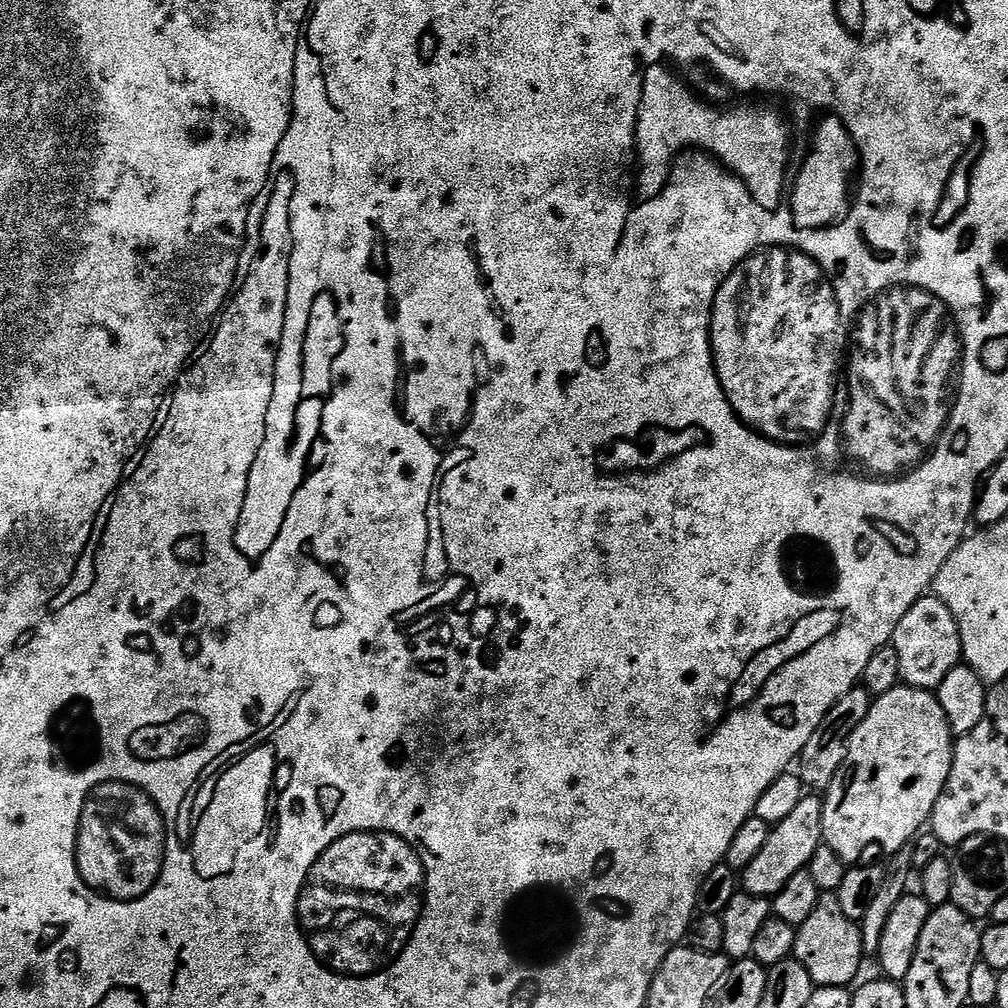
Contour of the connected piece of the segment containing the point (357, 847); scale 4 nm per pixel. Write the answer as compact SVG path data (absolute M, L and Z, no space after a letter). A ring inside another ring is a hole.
M355 832L338 838L312 867L300 896L298 919L312 953L337 976L375 976L387 969L412 937L424 906L424 864L402 838L389 832Z

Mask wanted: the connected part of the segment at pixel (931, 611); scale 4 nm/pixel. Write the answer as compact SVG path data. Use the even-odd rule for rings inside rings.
M934 594L921 596L910 610L906 610L902 622L898 622L894 630L890 646L898 654L901 681L909 688L925 690L939 688L964 655L958 622L954 622L954 614L950 614L950 610L946 610L944 603Z

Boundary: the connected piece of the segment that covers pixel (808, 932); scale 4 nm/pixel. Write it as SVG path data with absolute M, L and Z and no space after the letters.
M828 894L817 900L810 918L796 928L794 959L806 966L813 985L821 988L848 988L859 974L860 963L866 960L861 925L846 918L846 910L842 910L835 895Z

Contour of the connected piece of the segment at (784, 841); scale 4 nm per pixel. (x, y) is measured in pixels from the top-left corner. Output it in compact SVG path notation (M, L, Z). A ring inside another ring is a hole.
M805 794L796 809L782 818L769 831L766 846L758 853L758 858L750 862L750 866L742 873L742 888L747 895L775 898L794 878L794 874L805 871L814 854L822 847L824 839L824 805L816 794ZM817 796L817 797L816 797Z

